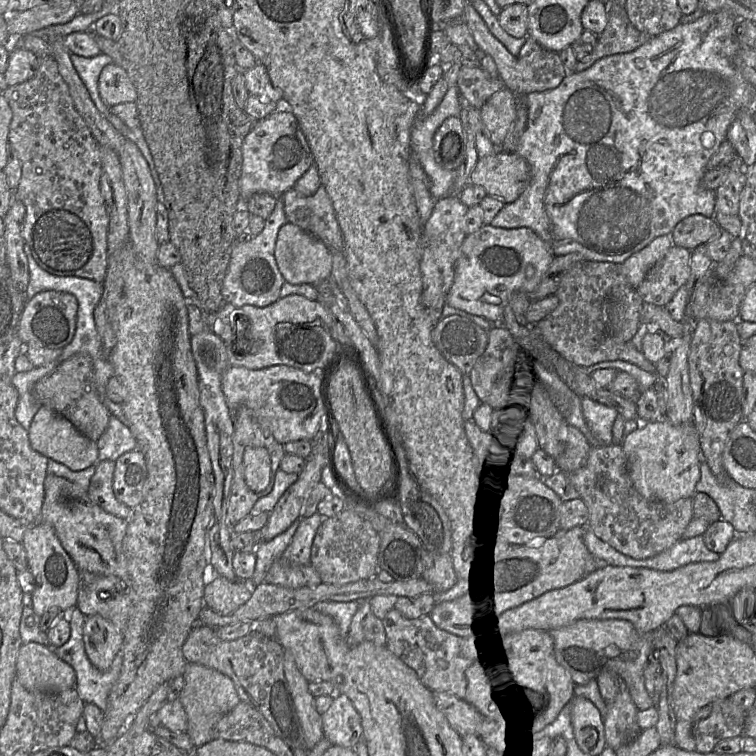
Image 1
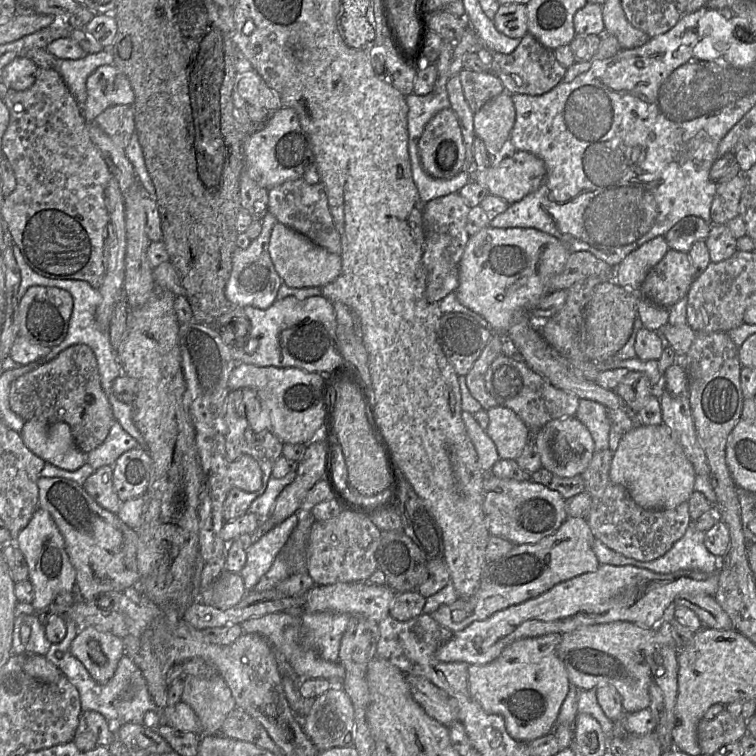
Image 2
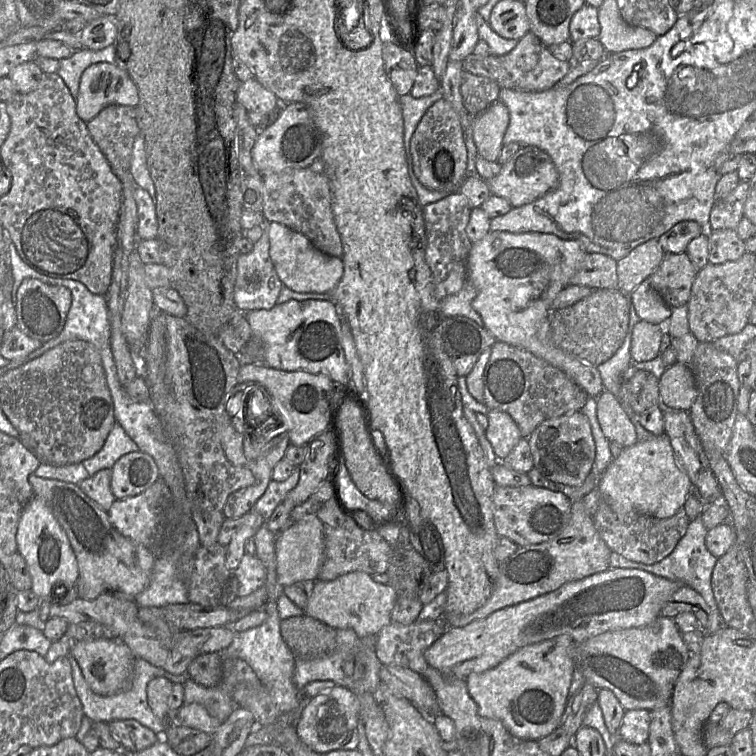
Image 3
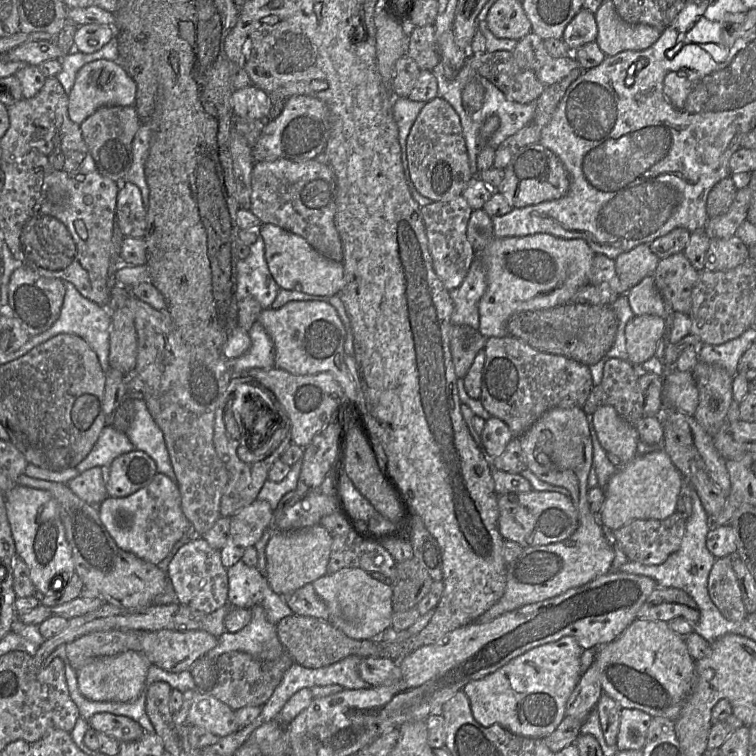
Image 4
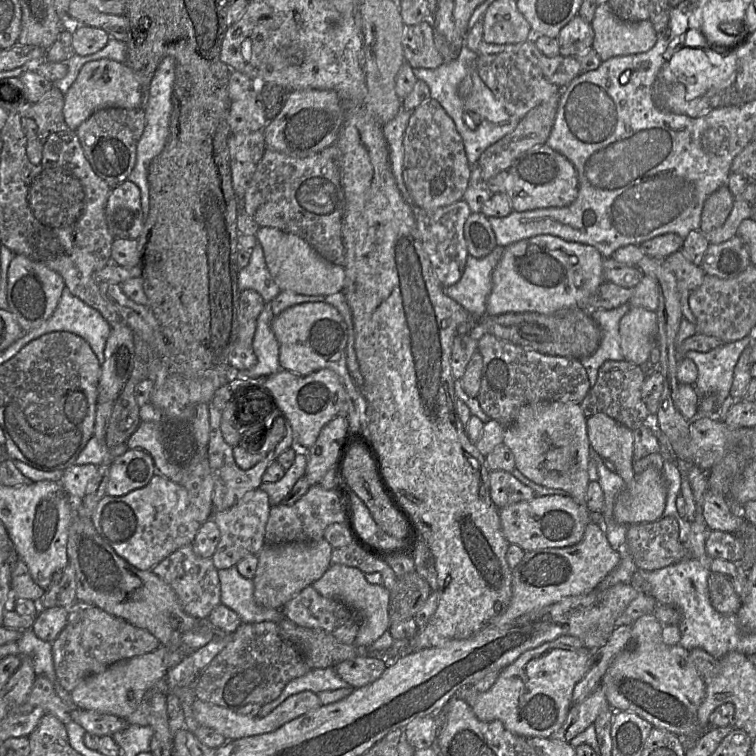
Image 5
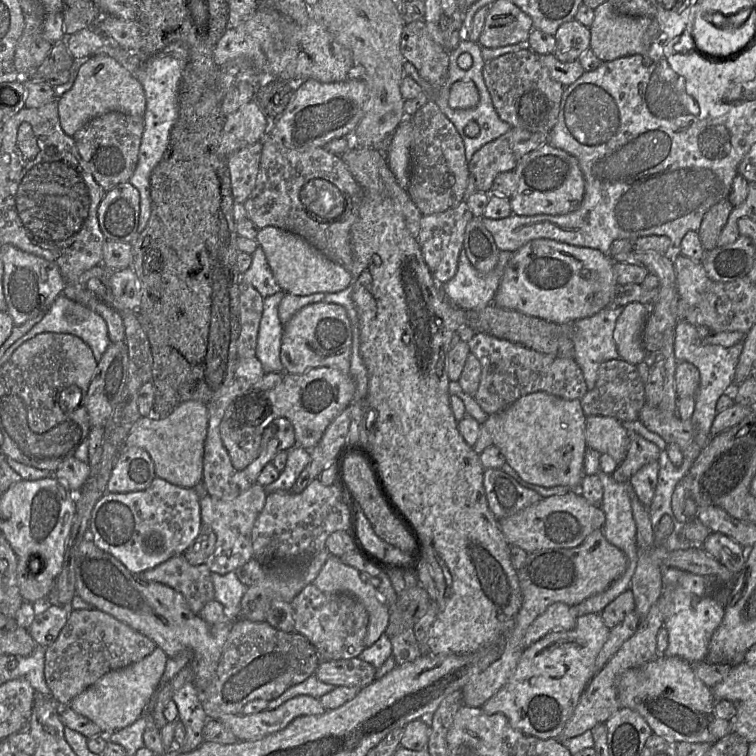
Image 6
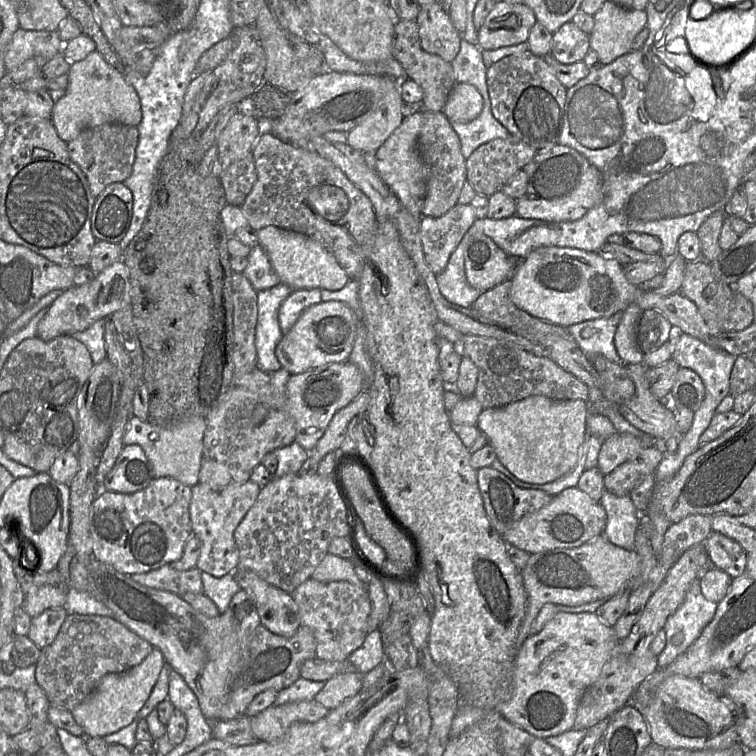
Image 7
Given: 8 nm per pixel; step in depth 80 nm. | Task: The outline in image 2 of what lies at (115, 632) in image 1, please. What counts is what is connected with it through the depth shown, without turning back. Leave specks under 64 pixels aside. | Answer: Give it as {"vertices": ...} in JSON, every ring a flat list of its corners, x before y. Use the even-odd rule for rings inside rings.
{"vertices":[[94,626,81,627,71,643,70,653,99,684,105,684,111,679,125,654,122,638]]}

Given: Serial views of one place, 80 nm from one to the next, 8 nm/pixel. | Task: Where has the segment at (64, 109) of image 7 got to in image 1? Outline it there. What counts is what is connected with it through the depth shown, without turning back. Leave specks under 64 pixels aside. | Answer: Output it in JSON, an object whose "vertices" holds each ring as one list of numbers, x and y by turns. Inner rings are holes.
{"vertices":[[115,63,106,65,98,80,98,91,108,106,135,102,136,91,125,70]]}

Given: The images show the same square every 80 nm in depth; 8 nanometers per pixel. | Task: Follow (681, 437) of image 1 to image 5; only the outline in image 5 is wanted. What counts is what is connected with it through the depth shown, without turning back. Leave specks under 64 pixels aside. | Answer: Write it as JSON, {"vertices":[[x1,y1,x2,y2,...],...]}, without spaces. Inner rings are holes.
{"vertices":[[648,468,634,476,633,482,619,494,613,509,614,519,625,525,655,522,663,517,666,506,667,486,662,471]]}

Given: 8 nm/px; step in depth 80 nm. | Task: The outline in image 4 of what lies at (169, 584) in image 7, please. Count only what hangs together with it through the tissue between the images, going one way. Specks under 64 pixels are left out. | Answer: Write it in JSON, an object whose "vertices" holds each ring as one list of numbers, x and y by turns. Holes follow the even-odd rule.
{"vertices":[[202,537,184,544,168,564,166,575,177,603,209,615,228,602,227,569,221,561,221,552,212,548]]}

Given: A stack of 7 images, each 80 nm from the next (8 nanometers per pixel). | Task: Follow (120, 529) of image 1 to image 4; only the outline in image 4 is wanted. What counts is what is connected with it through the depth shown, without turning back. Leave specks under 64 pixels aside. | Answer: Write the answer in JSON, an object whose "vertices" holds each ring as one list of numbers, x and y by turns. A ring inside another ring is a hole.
{"vertices":[[20,475,16,484,50,492,56,499,66,540,72,552,75,573,82,581,84,599,101,599,104,603,128,610,142,610,155,604,158,596,168,590,168,577,157,565,146,562,119,548,99,518,97,506,75,495,67,484]]}

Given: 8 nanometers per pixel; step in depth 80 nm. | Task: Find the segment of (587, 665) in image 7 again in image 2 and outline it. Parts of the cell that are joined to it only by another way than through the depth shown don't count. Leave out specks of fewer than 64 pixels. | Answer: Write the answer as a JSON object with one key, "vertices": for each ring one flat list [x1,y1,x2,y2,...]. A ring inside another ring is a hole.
{"vertices":[[559,633,522,638,505,647,494,661,468,668,471,696,485,712,502,716,507,732,517,741,530,743,556,728,571,685,567,670,557,655,561,639]]}

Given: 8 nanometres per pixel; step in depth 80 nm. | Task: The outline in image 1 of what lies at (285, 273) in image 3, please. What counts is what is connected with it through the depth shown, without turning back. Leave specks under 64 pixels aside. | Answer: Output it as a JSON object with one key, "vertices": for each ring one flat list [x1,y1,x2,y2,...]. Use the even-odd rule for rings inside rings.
{"vertices":[[286,223,279,229,274,257,284,280,292,285,312,285,331,278,331,251,319,239,294,224]]}

